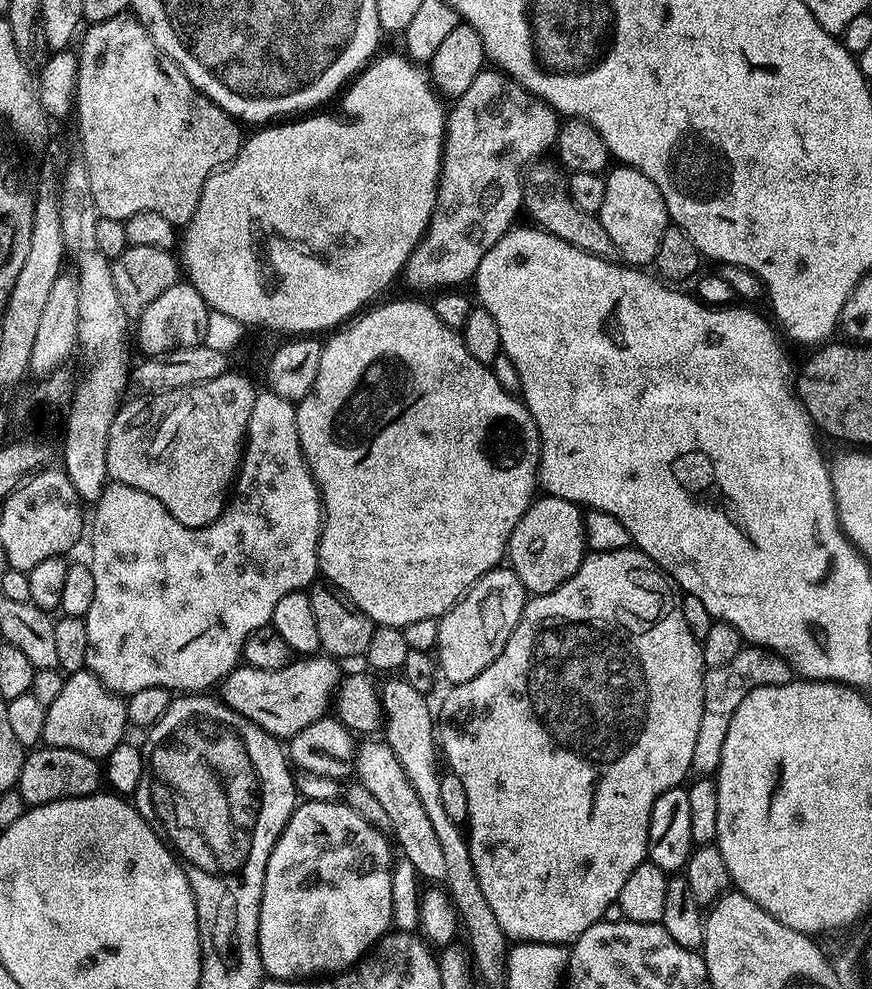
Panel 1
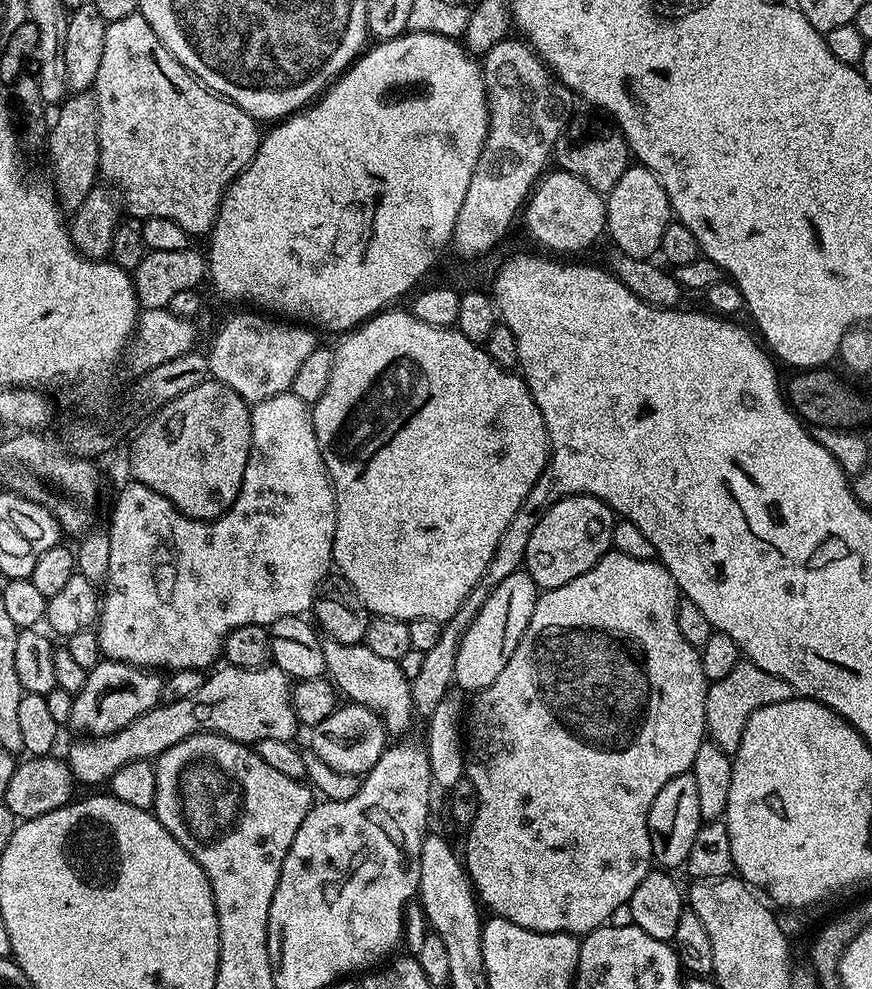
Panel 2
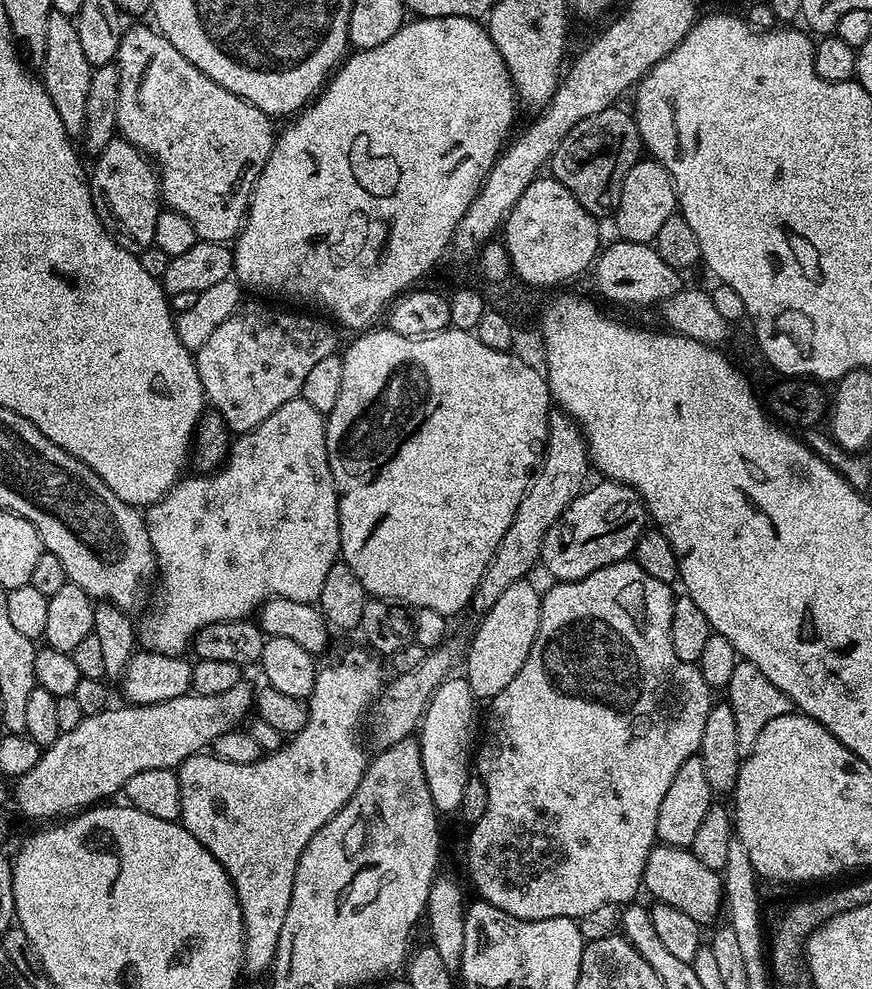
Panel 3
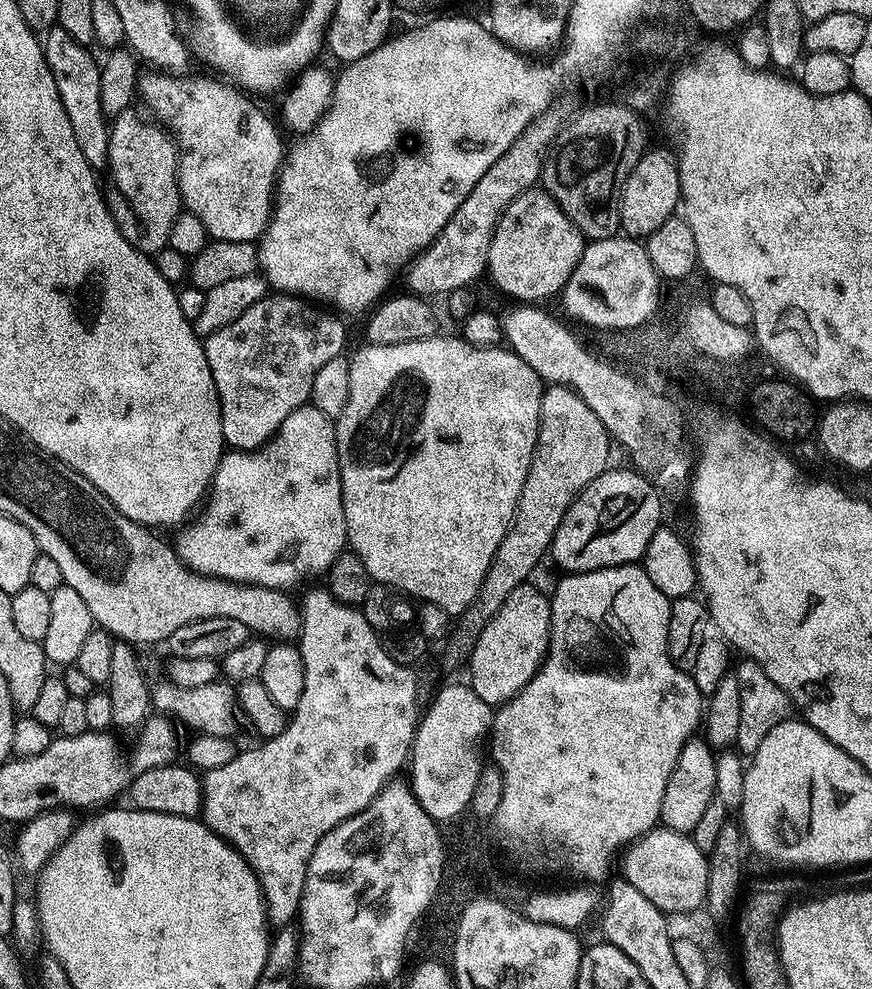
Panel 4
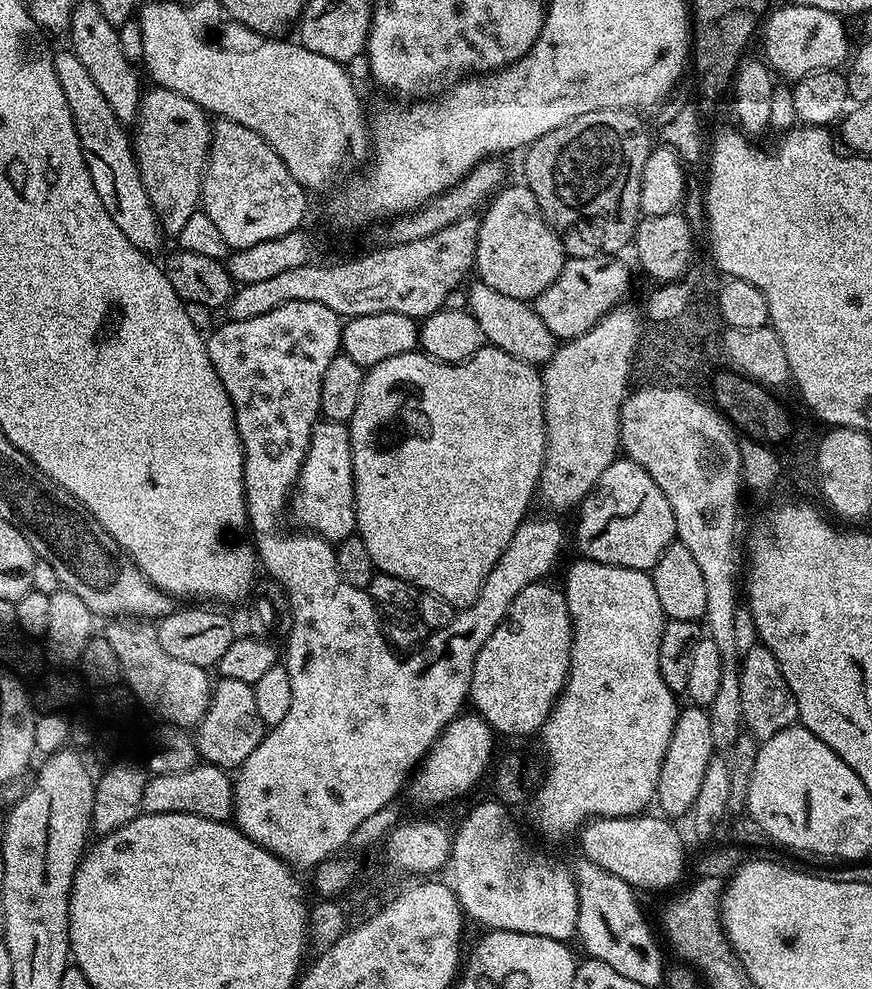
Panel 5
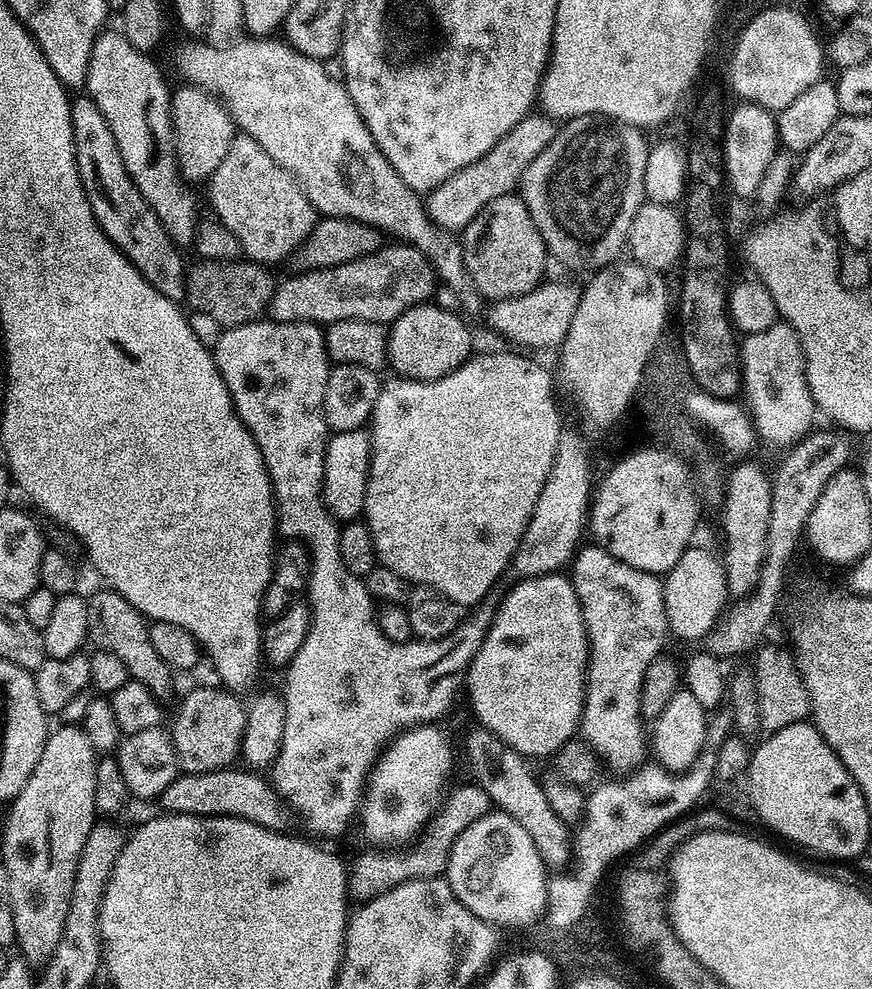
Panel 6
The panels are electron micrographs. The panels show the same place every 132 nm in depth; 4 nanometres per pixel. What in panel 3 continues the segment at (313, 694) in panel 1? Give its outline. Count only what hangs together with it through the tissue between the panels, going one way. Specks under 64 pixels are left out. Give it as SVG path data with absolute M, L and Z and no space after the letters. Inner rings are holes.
M241 682L225 693L214 694L213 697L189 694L157 704L134 704L123 706L124 708L108 706L103 712L85 716L82 722L78 722L78 726L74 726L74 730L60 733L60 737L49 748L41 751L34 768L15 781L14 804L16 800L22 815L29 816L32 820L44 820L47 816L58 815L59 812L71 813L73 810L99 805L103 796L112 796L115 792L117 795L124 784L142 770L179 769L187 756L197 755L222 734L239 729L249 719L254 708L254 692L253 689L248 689L246 684Z

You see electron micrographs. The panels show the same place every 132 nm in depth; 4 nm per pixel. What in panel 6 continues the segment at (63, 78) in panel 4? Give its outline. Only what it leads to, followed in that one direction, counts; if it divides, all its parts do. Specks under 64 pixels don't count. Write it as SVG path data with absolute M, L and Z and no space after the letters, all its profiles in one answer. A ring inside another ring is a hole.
M86 94L77 96L80 97L72 100L76 161L98 226L102 226L110 242L114 242L118 251L130 258L142 278L146 278L146 282L150 282L158 294L166 294L166 298L177 302L183 301L186 263L180 257L181 249L170 238L162 222L158 222L158 214L154 214L146 198L138 194L138 186L134 186L126 170L126 162L122 162L118 142L114 142L114 134L106 118L102 118L102 110L98 110L98 106Z

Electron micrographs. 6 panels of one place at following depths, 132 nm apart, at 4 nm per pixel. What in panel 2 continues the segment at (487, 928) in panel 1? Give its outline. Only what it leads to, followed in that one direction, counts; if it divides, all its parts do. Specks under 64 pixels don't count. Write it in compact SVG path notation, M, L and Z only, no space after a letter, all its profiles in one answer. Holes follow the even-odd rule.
M325 639L322 643L322 654L324 655L324 671L327 679L341 693L345 692L347 699L353 704L361 704L367 708L371 708L373 712L379 714L381 720L384 721L384 727L389 733L404 732L411 726L414 721L414 709L412 707L412 685L402 674L399 663L390 658L381 658L380 655L374 654L374 650L362 644L343 644L342 642L334 642Z

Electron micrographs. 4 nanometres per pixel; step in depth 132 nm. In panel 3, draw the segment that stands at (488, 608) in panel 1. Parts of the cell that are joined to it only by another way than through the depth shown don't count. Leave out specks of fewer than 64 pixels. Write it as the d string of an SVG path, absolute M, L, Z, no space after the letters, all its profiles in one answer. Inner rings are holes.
M525 578L514 582L514 586L509 586L502 593L502 598L498 598L498 602L494 602L494 606L490 606L490 610L479 617L480 625L472 636L472 645L467 645L466 677L473 694L481 701L491 701L493 696L510 686L514 674L522 670L522 662L526 662L526 654L530 654L530 646L534 646L540 621L542 592L530 581Z

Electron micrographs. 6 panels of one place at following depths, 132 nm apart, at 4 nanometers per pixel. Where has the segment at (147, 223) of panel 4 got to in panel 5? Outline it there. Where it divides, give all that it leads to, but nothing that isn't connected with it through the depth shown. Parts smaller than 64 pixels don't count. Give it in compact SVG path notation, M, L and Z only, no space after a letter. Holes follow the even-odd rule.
M152 86L141 95L140 108L134 121L134 151L136 165L142 178L142 186L146 186L146 194L150 198L150 206L154 206L154 214L160 223L160 231L165 237L179 237L182 226L190 219L202 204L202 185L204 182L204 165L208 162L208 148L212 144L212 124L209 113L199 108L190 98L182 98L174 90L166 90Z

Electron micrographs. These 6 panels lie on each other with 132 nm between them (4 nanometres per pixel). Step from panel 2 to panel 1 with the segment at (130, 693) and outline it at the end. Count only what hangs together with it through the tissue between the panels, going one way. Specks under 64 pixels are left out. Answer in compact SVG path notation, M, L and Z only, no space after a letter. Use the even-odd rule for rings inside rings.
M87 670L71 673L47 710L43 743L54 748L69 748L83 756L107 758L125 739L124 731L130 728L127 703Z

